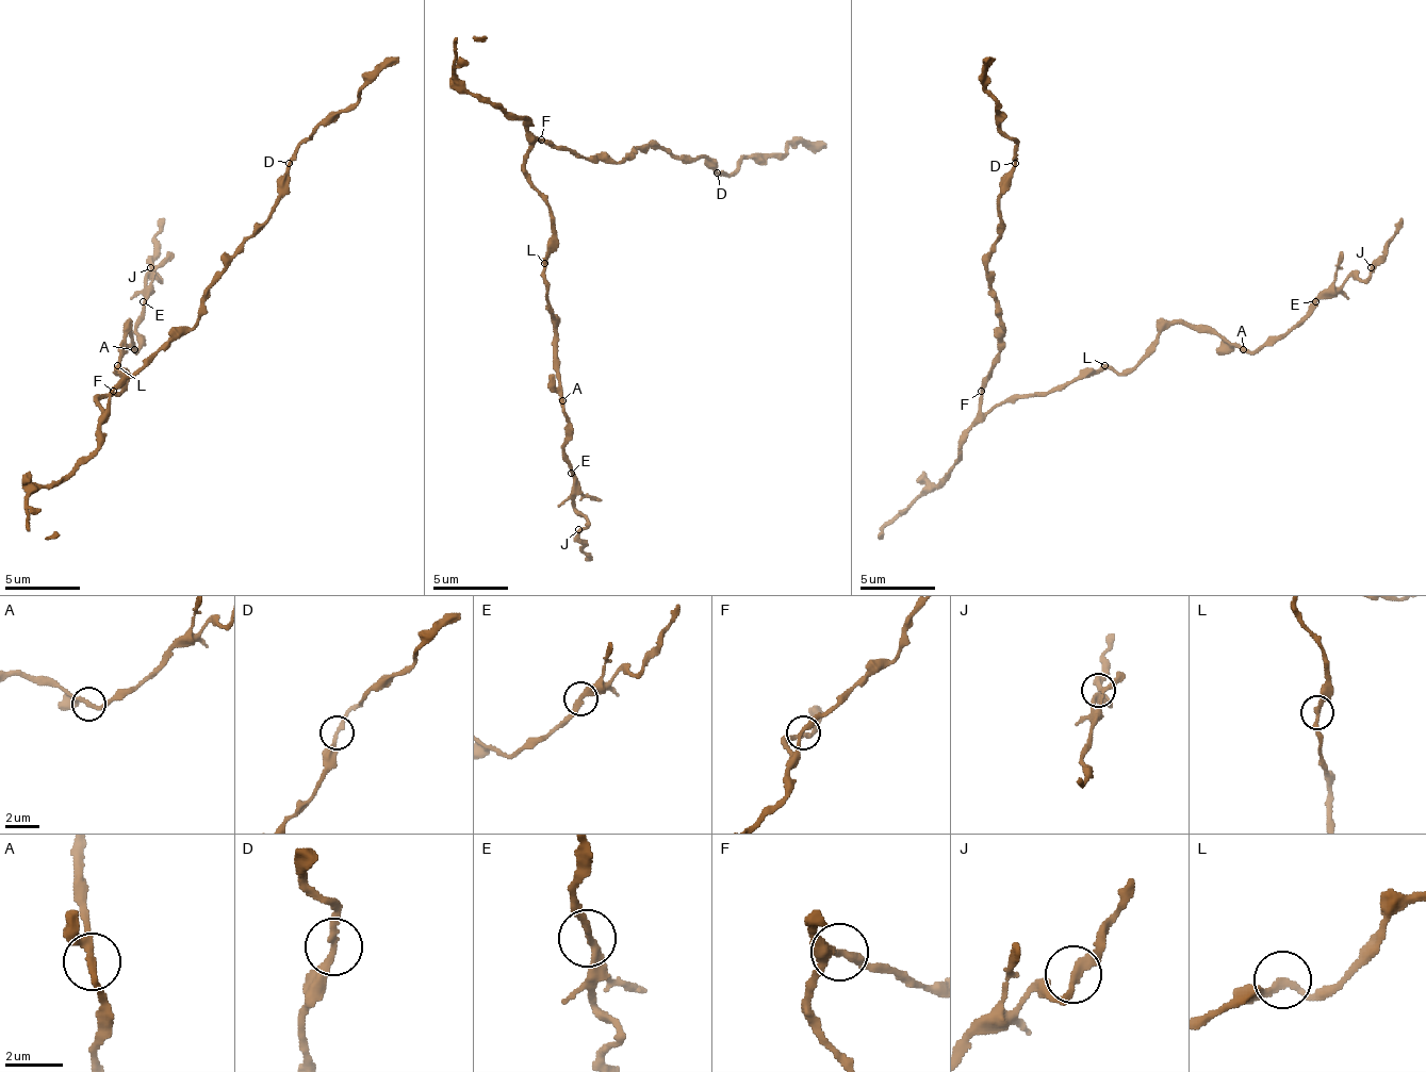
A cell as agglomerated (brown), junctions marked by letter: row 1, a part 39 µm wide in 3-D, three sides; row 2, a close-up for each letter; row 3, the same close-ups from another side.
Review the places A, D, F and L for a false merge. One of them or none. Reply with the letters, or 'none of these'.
none of these

